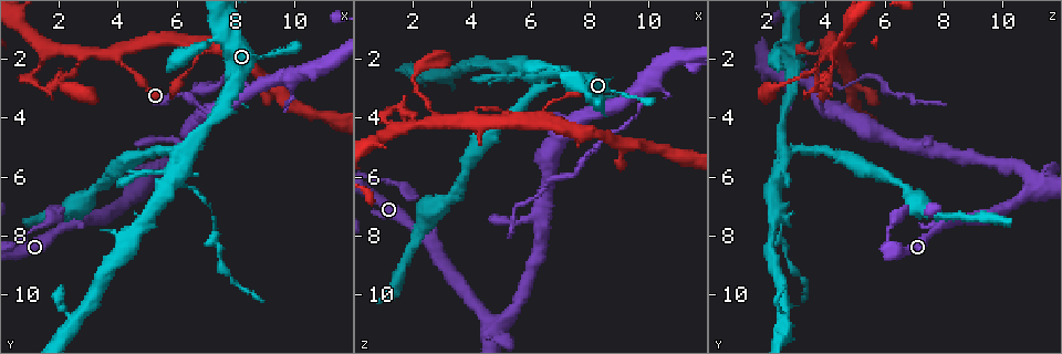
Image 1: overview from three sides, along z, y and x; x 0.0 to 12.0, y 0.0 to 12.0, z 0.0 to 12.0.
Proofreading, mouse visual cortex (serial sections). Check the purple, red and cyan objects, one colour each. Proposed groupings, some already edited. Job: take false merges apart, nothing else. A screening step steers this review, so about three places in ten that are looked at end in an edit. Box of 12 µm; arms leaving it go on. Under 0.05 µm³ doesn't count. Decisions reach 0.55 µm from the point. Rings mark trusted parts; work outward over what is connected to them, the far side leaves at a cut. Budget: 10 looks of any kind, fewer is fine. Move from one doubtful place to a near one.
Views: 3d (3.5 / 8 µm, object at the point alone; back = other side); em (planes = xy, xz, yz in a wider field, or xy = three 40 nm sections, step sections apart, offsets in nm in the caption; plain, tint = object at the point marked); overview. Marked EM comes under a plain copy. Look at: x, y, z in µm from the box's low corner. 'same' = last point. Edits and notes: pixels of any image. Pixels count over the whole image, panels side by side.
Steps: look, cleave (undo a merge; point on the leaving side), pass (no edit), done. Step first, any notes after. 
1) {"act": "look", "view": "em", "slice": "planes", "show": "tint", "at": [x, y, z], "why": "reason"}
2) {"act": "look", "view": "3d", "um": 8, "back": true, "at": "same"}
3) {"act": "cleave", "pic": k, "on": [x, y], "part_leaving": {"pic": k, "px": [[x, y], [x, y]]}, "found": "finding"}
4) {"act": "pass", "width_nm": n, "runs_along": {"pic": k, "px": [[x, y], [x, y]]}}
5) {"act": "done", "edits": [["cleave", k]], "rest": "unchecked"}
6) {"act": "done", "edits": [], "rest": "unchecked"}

{"act": "look", "view": "3d", "um": 8, "at": [9.7, 2.6, 3.2], "why": "a fork"}

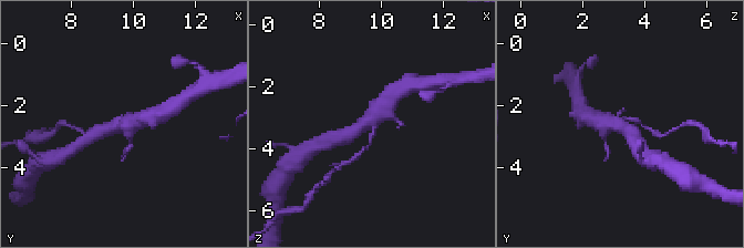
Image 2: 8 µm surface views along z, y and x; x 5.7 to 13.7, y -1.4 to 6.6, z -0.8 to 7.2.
{"act": "look", "view": "em", "slice": "xy", "step": 1, "show": "tint", "at": [9.7, 2.6, 3.1], "why": "need the tissue"}

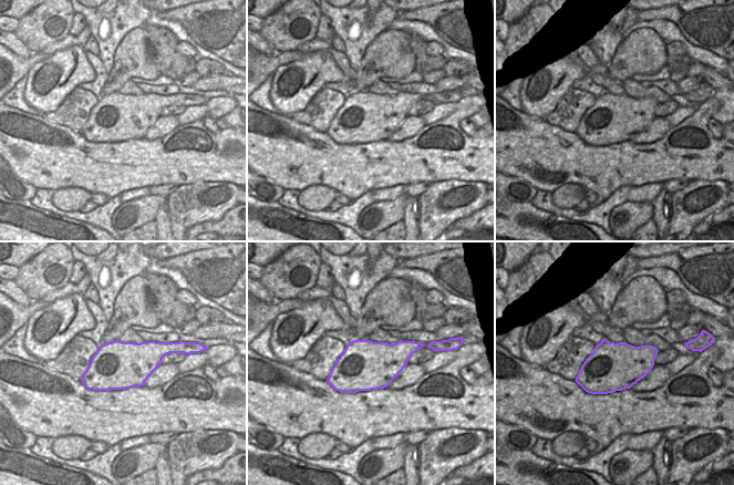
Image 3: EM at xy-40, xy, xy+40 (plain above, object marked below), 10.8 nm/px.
{"act": "cleave", "pic": 2, "on": [358, 155], "found": "a second cell is stuck on"}

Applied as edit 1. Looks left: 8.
{"act": "look", "view": "3d", "um": 8, "at": [6.3, 5.2, 2.7], "why": "sharp bend"}

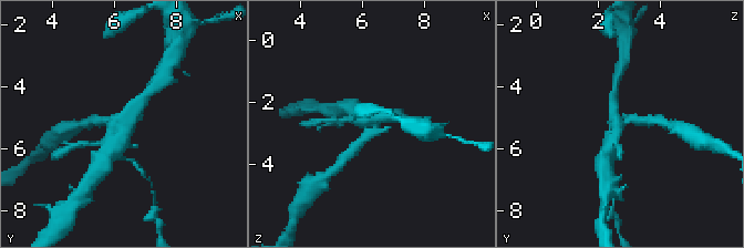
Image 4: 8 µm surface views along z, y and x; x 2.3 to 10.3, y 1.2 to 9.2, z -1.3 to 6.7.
{"act": "look", "view": "em", "slice": "xy", "step": 2, "show": "tint", "at": [6.3, 5.1, 2.6]}

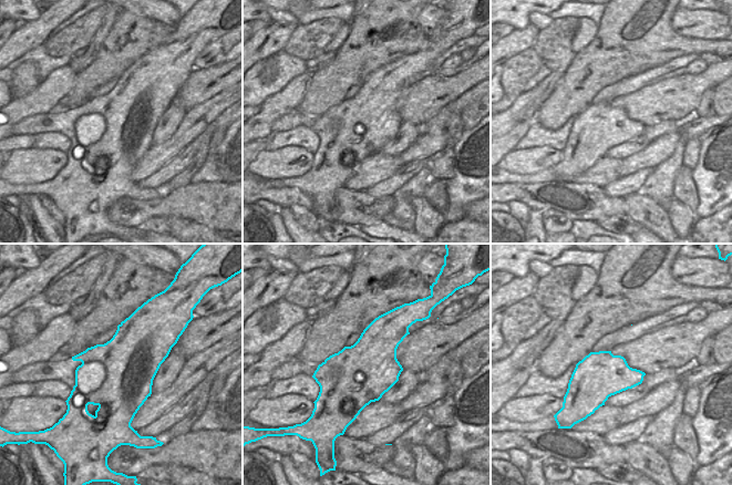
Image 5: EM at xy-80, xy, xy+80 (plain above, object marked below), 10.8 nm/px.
{"act": "cleave", "pic": 4, "on": [357, 146], "width_nm": 650, "part_leaving": {"pic": 4, "px": [[369, 130], [369, 135], [339, 166]]}, "found": "two cells meet here"}

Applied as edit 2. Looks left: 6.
{"act": "look", "view": "overview", "why": "redraw"}

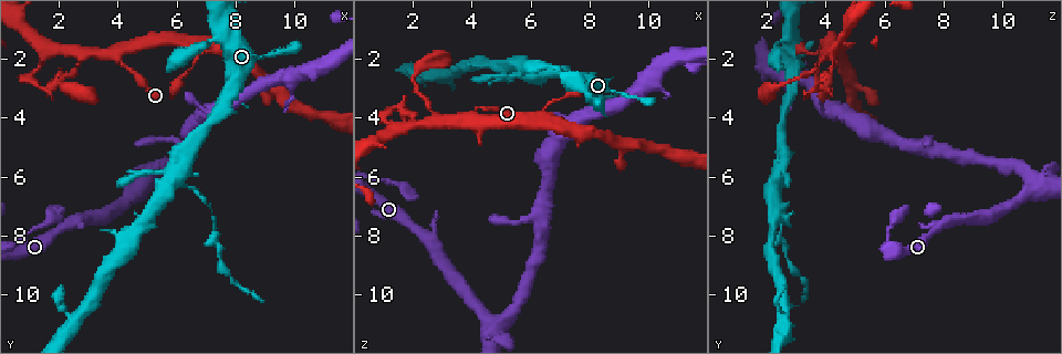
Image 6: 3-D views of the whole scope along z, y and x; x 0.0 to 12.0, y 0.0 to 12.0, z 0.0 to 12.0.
{"act": "look", "view": "3d", "um": 3.5, "at": [2.9, 1.7, 4.2], "why": "side arm on a straight run"}

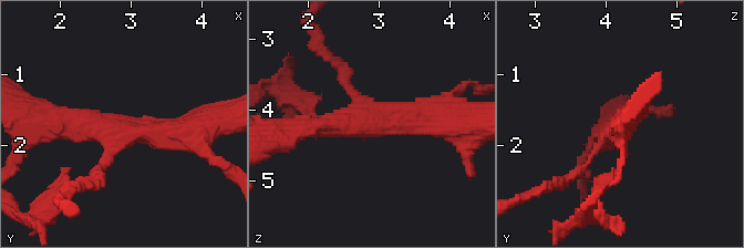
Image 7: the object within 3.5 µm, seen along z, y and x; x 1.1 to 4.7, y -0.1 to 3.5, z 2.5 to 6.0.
{"act": "look", "view": "em", "slice": "xy", "step": 5, "show": "tint", "at": [2.85, 1.80, 4.10], "why": "now the EM"}

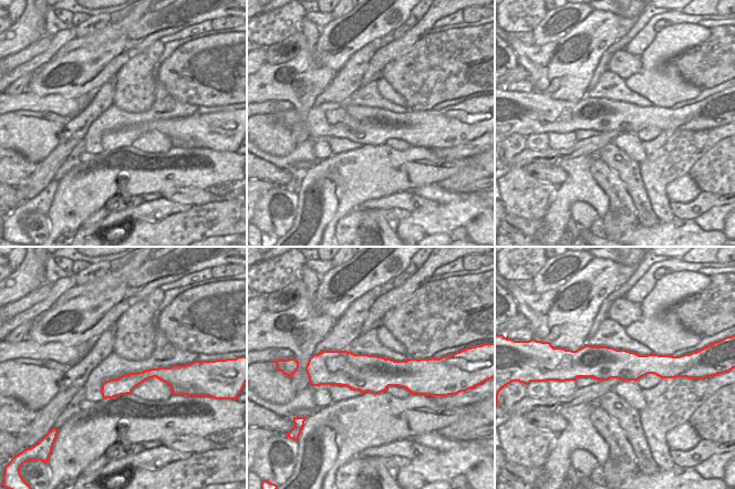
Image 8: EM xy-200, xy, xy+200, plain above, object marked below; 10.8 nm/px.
{"act": "pass", "width_nm": 400, "runs_along": {"pic": 7, "px": [[450, 105], [399, 120], [293, 127]]}, "found": "one cell here"}

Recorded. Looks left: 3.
{"act": "look", "view": "3d", "um": 3.5, "at": [1.1, 2.6, 3.9]}

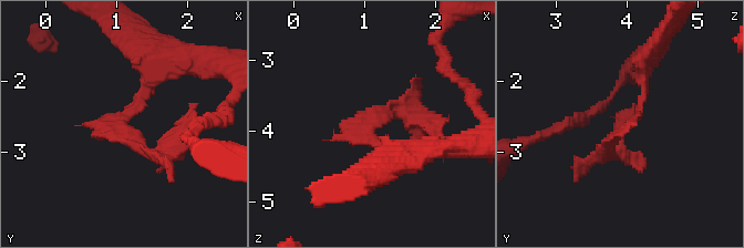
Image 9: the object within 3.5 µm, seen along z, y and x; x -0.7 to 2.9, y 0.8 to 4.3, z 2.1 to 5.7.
{"act": "cleave", "pic": 9, "on": [414, 127], "part_leaving": {"pic": 9, "px": [[380, 143], [370, 132], [380, 115], [427, 117]]}, "found": "a second cell is stuck on"}

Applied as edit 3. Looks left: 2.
{"act": "done", "edits": [["cleave", 2], ["cleave", 4], ["cleave", 9]], "rest": "unchecked"}

